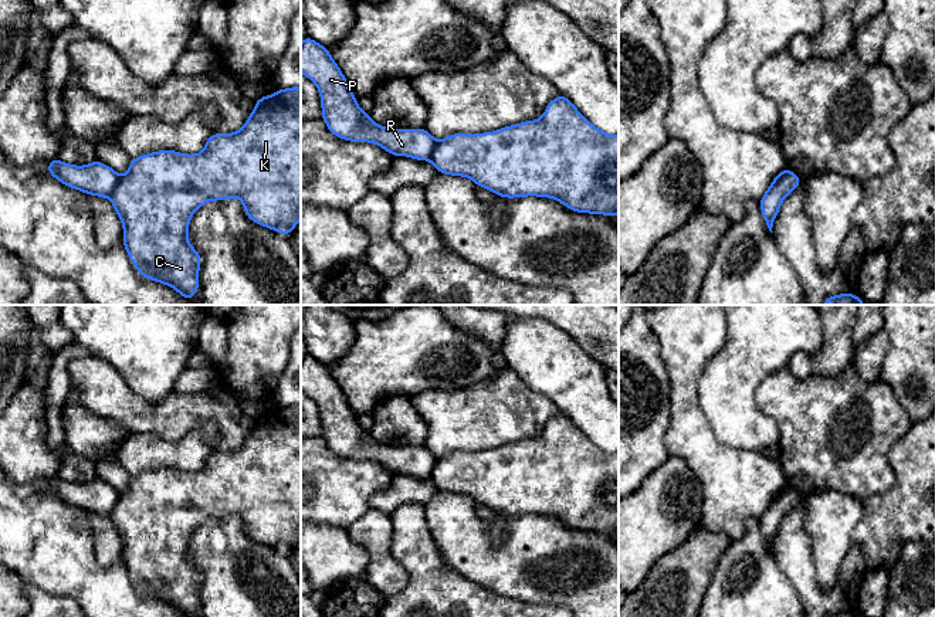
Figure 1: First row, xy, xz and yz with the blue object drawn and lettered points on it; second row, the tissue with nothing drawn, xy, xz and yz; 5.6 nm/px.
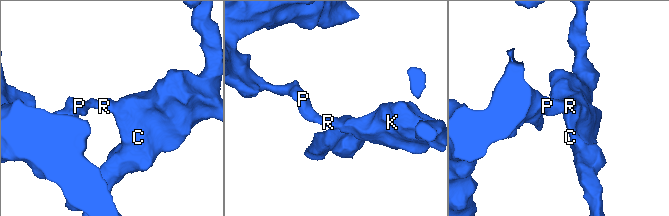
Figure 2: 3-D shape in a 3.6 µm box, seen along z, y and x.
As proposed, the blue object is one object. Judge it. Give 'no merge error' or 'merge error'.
merge error

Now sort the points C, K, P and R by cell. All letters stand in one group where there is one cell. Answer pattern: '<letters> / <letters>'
C K / P R

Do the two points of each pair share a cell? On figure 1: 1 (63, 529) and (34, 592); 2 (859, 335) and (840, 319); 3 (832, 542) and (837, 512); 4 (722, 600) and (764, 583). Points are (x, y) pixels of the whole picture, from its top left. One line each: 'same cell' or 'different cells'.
1: different cells
2: different cells
3: same cell
4: same cell

